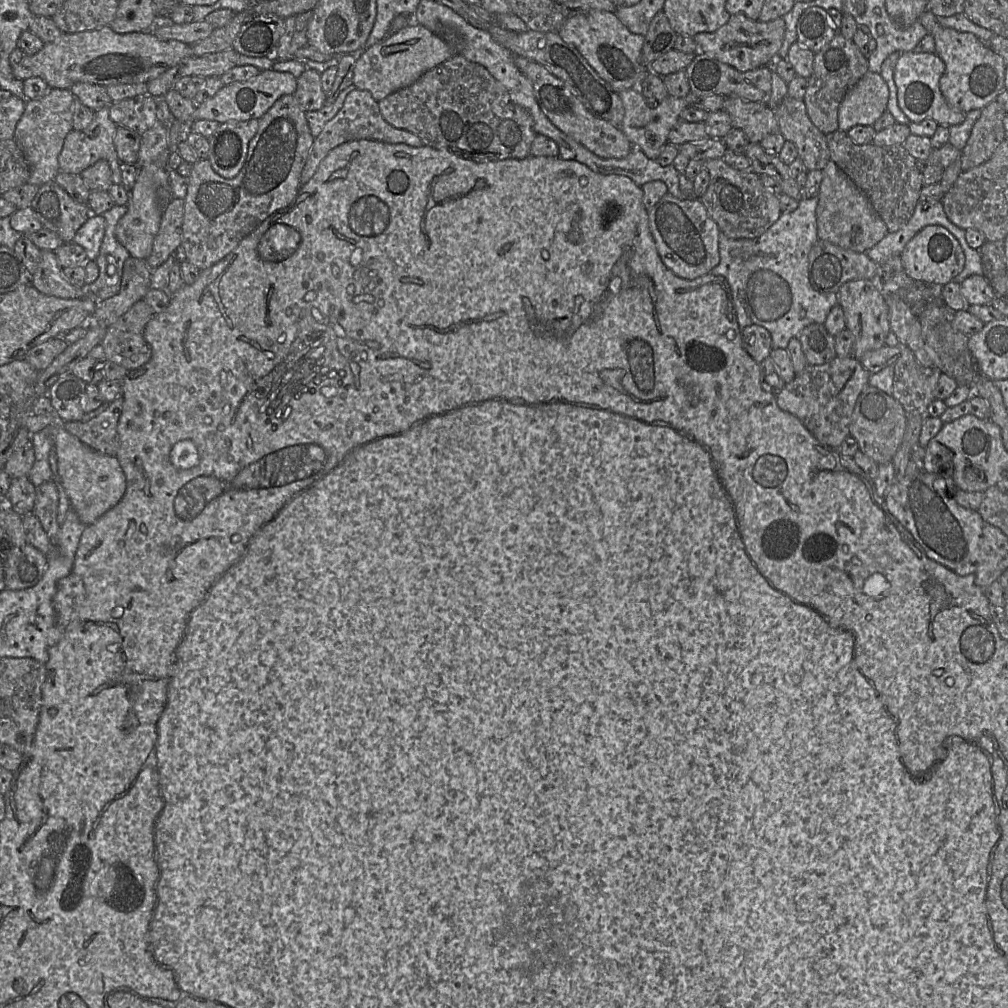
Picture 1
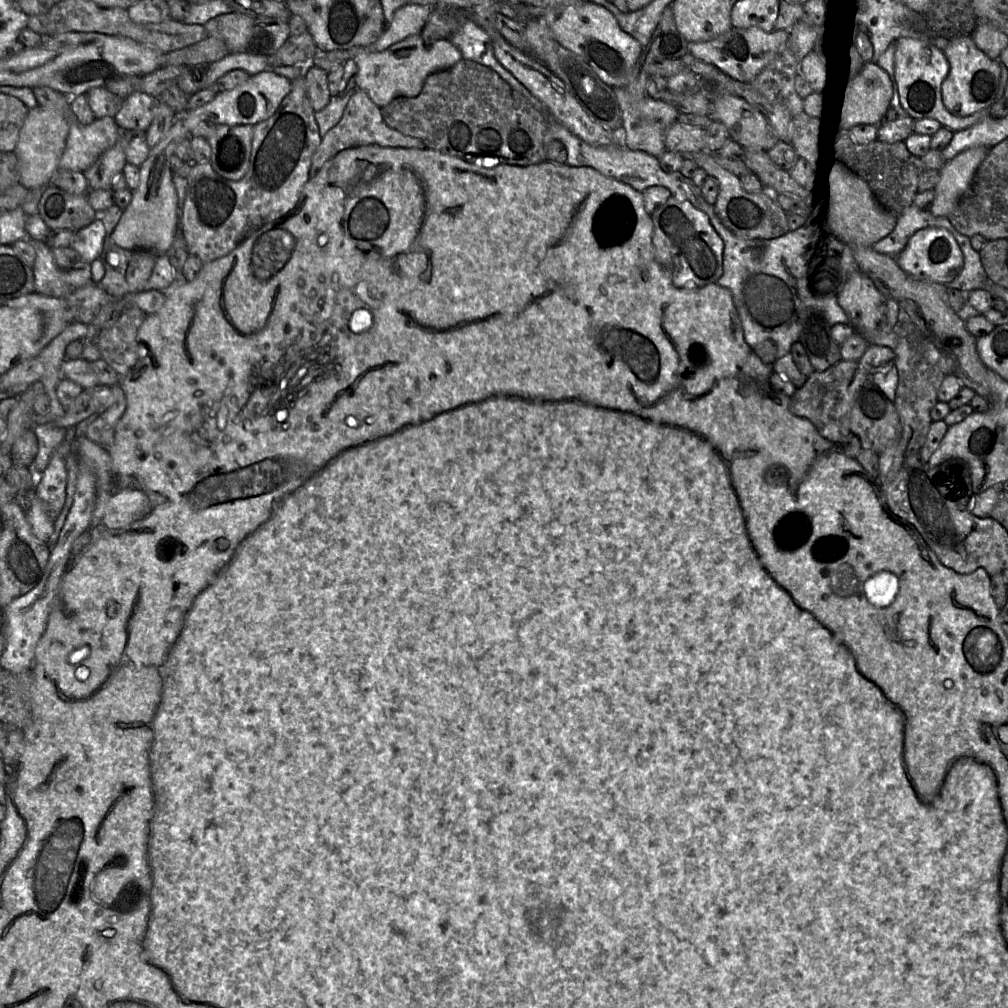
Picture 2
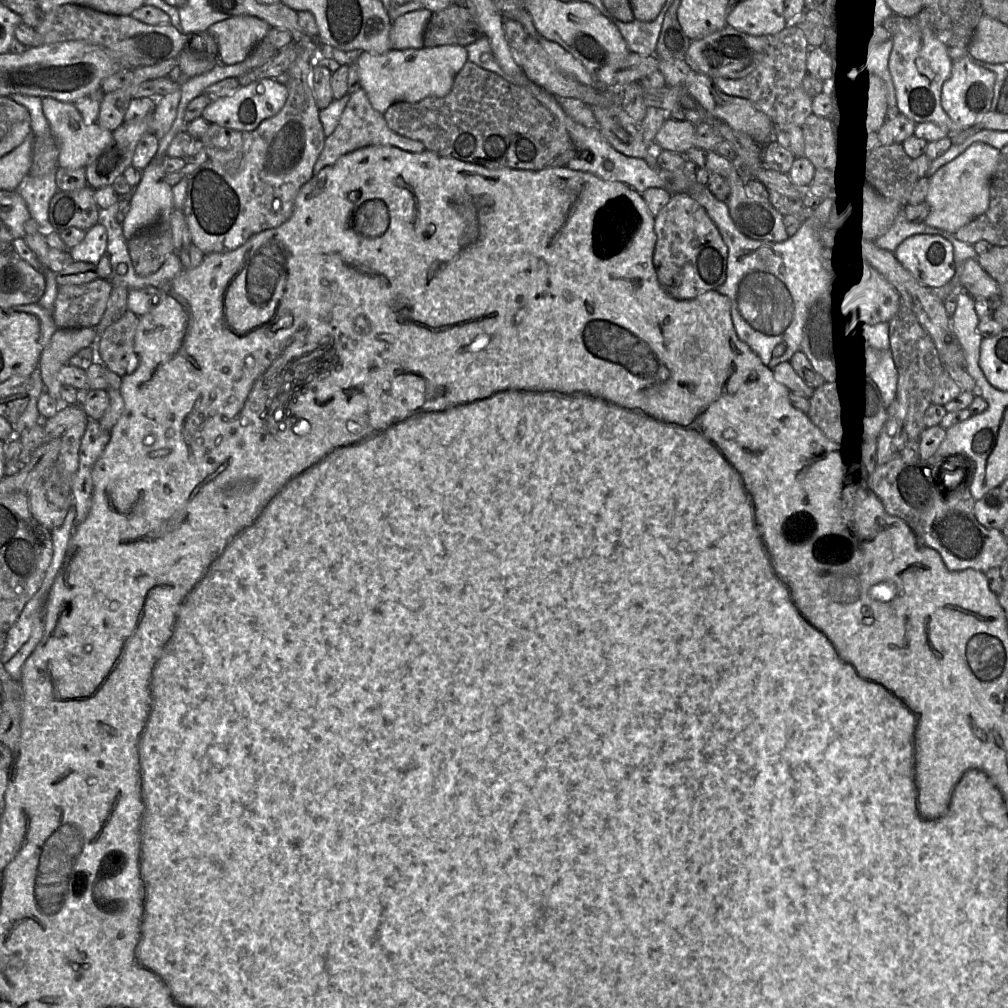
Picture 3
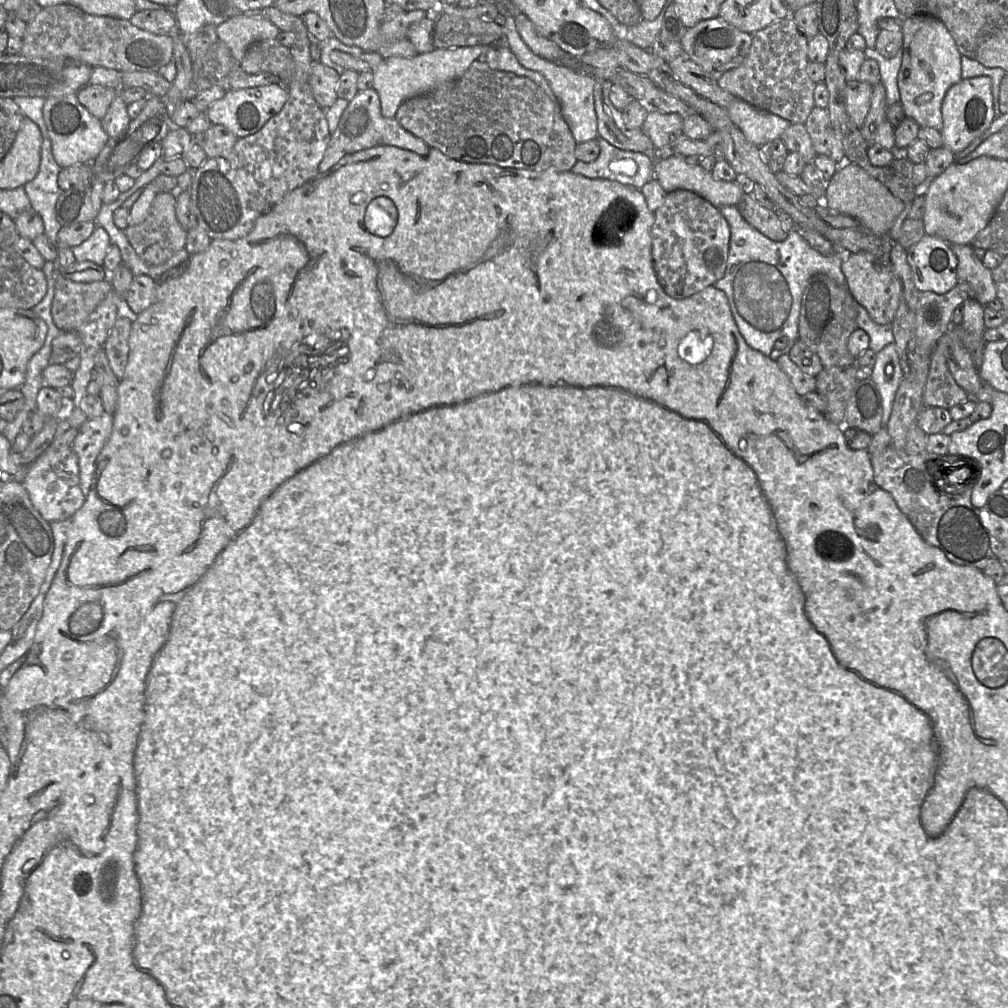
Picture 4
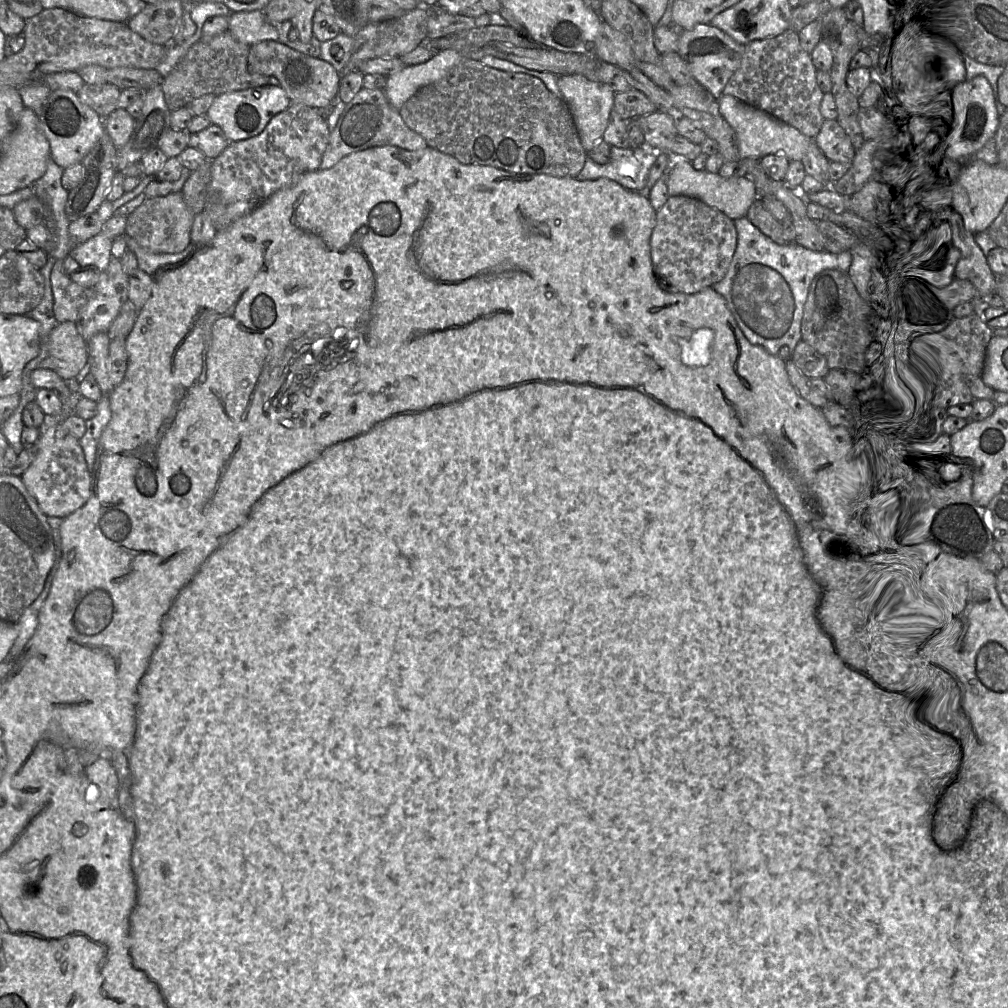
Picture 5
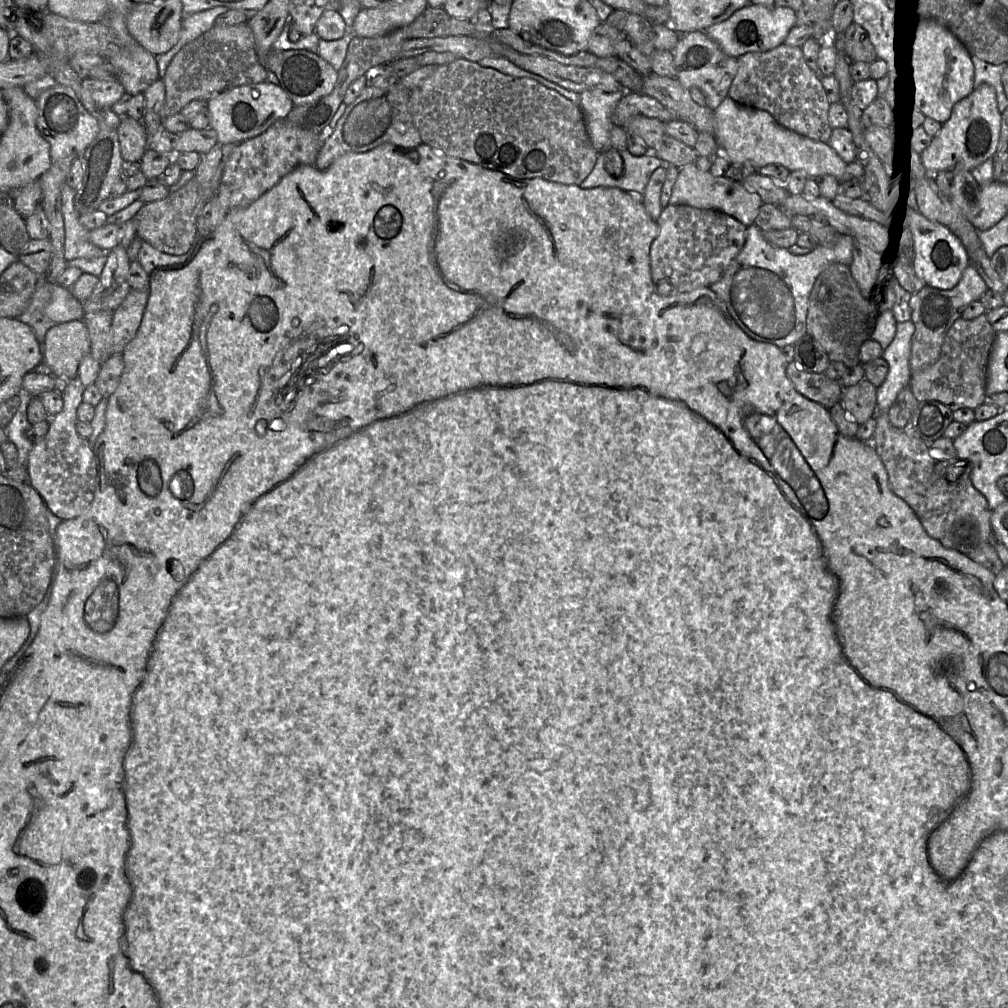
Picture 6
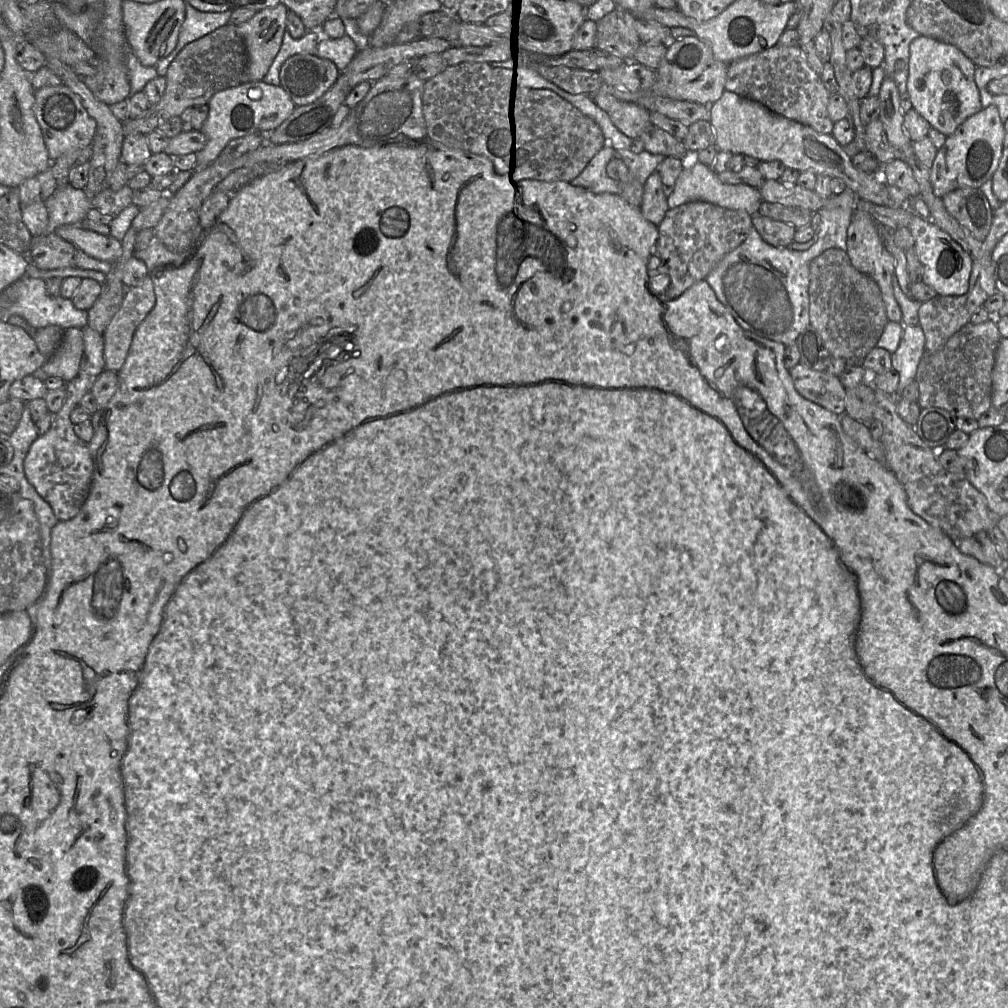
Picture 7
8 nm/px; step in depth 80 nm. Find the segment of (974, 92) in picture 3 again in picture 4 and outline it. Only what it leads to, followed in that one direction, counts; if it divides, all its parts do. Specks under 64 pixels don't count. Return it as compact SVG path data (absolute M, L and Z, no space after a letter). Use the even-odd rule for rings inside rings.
M980 75L962 79L947 91L942 103L942 127L939 130L942 146L953 153L964 151L990 128L995 118L991 78Z

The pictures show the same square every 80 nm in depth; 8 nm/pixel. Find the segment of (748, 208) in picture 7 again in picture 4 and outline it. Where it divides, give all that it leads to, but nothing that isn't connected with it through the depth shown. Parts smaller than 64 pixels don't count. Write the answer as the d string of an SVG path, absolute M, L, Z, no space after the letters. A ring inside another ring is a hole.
M679 154L654 161L653 172L654 178L666 193L675 190L691 191L717 208L736 206L748 192L743 180L717 180L701 166L688 165Z

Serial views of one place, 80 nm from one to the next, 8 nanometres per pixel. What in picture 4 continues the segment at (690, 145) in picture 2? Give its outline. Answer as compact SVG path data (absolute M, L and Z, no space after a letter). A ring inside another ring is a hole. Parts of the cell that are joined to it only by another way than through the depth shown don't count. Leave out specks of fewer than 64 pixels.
M648 110L642 130L650 138L654 147L674 147L684 137L683 117L677 113Z

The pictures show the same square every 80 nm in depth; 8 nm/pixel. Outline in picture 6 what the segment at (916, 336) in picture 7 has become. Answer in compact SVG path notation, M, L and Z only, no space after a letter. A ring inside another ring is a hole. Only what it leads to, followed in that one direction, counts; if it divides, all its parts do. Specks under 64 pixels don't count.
M913 322L898 323L895 338L884 349L882 358L888 363L889 371L884 383L877 387L879 413L888 412L897 403L900 392L910 384L912 378L910 357L914 332Z

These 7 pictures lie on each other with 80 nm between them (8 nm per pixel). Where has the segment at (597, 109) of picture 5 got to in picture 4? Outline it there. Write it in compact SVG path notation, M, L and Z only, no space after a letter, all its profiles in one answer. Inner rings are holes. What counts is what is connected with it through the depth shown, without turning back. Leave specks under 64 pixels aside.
M503 16L501 19L495 21L497 21L503 28L503 43L509 47L518 61L526 68L541 73L547 79L557 97L557 102L561 107L562 115L569 125L576 143L581 144L596 140L599 135L598 121L594 105L594 88L596 84L598 84L598 80L589 74L546 60L534 54L521 39L516 29L513 16Z

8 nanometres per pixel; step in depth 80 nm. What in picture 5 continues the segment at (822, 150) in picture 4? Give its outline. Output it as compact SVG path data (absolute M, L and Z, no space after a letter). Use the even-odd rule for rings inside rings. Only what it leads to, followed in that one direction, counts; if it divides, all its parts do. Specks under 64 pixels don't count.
M836 120L823 121L815 143L828 160L839 163L853 163L855 149L849 136Z

